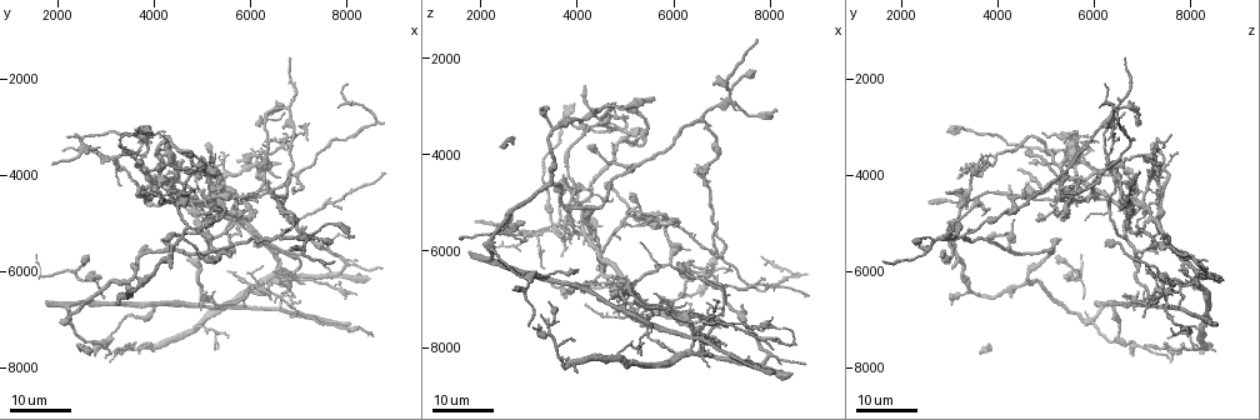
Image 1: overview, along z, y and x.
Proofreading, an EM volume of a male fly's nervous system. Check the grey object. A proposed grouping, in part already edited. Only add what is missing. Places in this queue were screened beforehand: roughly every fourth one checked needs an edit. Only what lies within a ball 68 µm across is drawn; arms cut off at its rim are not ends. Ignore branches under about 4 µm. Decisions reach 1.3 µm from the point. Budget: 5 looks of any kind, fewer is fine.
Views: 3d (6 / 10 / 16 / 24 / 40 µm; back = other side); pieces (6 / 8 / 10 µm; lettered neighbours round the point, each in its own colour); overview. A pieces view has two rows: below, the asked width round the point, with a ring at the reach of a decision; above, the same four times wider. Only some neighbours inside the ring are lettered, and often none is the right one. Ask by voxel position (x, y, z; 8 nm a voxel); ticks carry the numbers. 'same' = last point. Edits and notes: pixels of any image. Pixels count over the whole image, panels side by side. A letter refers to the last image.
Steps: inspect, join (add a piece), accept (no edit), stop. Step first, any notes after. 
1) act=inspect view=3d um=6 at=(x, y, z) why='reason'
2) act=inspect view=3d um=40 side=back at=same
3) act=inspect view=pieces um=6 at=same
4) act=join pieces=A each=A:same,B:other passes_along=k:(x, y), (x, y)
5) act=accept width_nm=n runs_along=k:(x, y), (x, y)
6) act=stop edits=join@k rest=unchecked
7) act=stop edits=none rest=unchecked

act=inspect view=3d um=16 at=(6050, 5400, 6300) why='branch stops here'

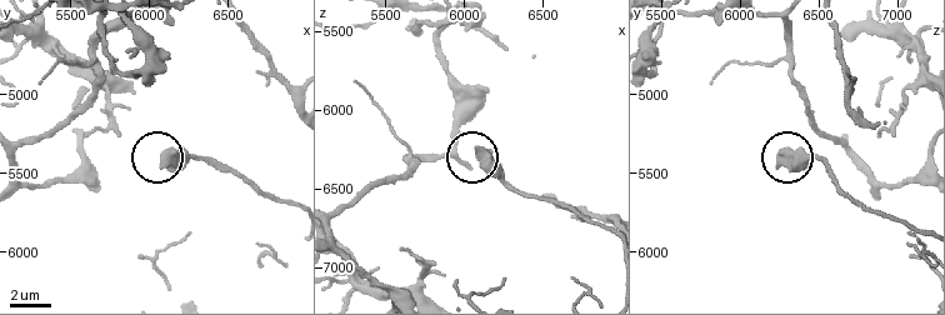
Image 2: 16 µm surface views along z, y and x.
act=inspect view=3d um=10 at=(6080, 5460, 6260)

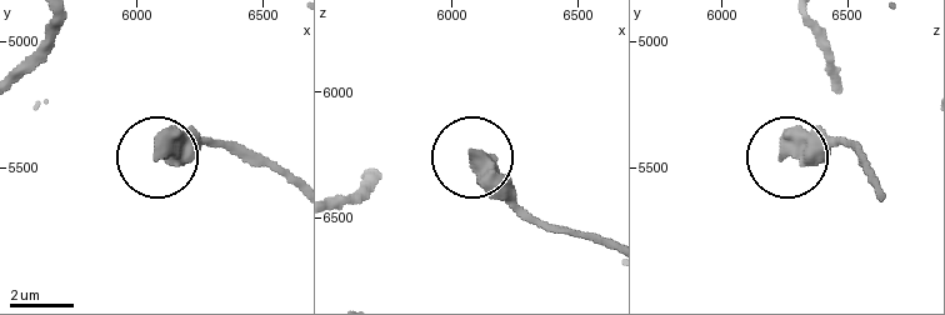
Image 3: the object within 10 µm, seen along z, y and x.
act=inspect view=pieces um=6 at=(6080, 5440, 6250)

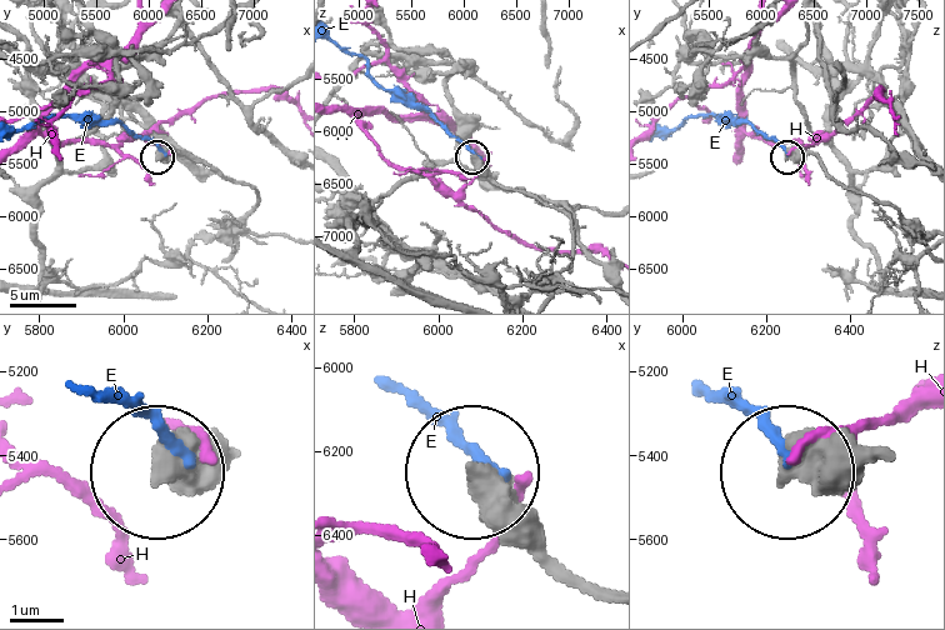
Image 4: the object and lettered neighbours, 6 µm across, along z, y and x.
act=accept each=E:other,H:other found='no lettered piece goes on from it'

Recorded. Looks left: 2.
act=inspect view=3d um=24 at=(6100, 2950, 6900) why='an open end'

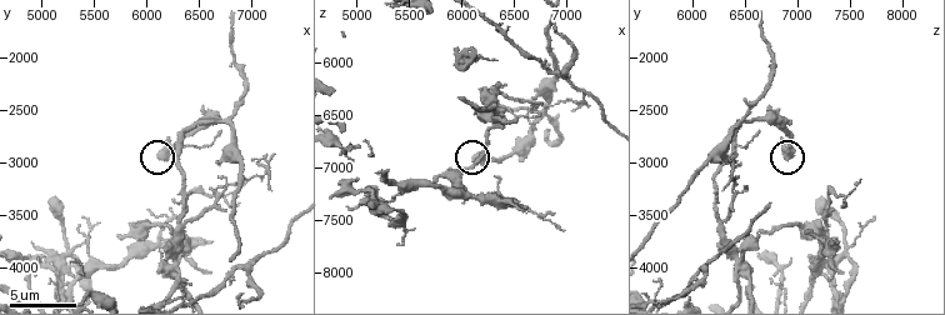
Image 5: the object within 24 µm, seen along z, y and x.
act=inspect view=pieces um=10 at=(6100, 2940, 6920) why='what lies round it'

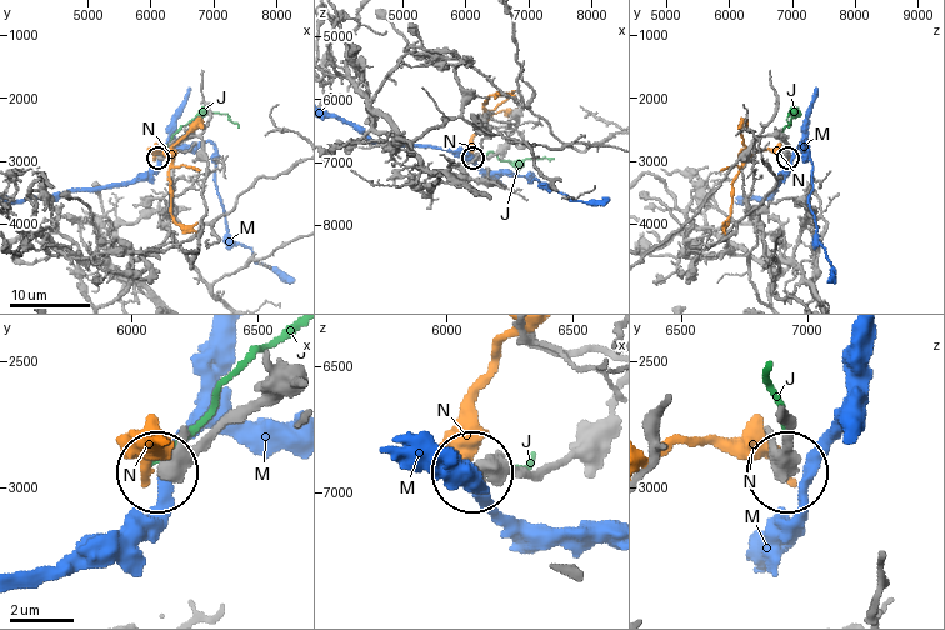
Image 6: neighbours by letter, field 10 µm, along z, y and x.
act=accept width_nm=510 each=J:other,M:other,N:other runs_along=6:(293, 384), (220, 421), (158, 470) found='none of them fits'

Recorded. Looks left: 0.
act=stop edits=none rest=unchecked

